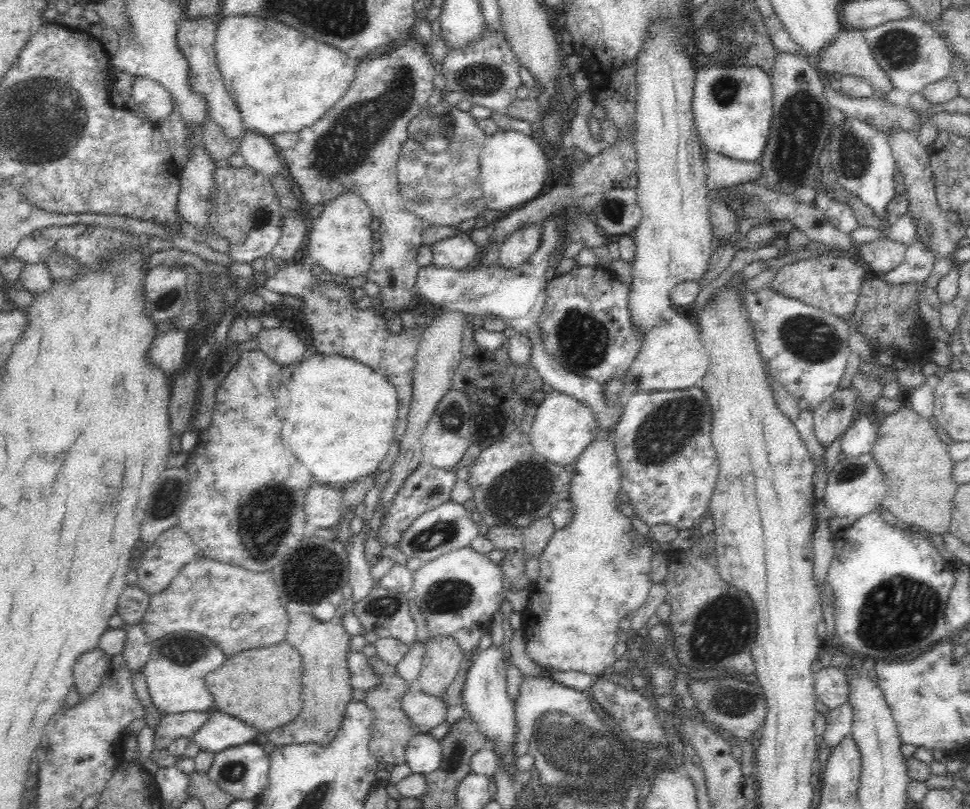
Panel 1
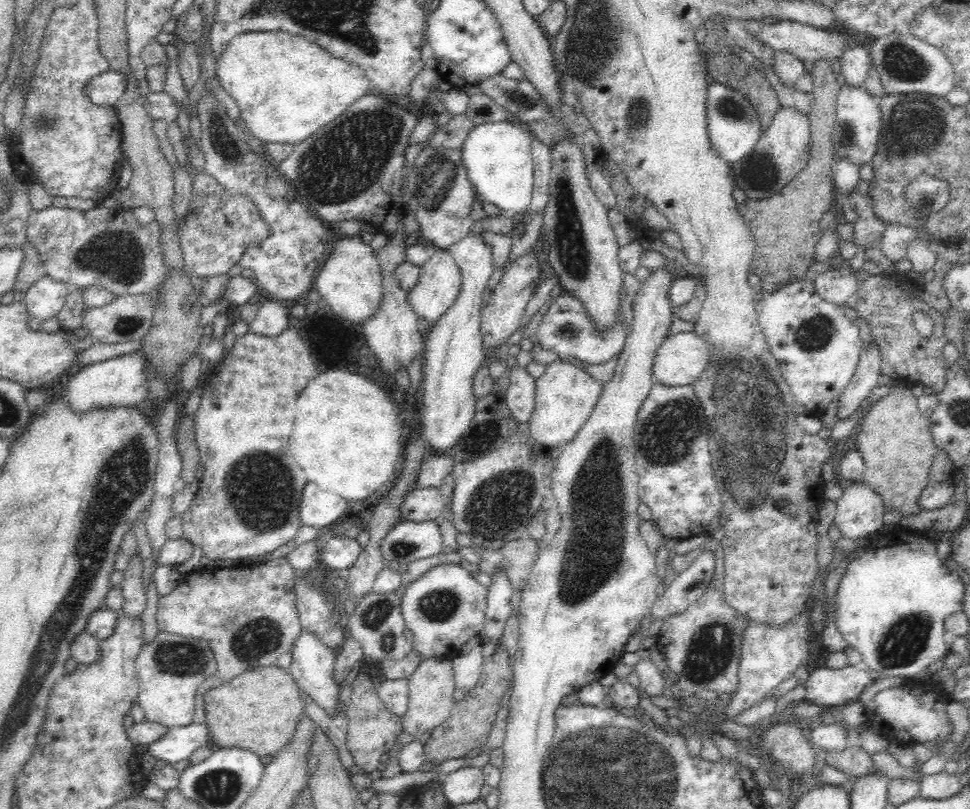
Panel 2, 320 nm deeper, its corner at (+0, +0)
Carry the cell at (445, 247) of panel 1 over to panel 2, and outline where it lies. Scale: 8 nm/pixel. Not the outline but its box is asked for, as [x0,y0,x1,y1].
[407,250,461,322]

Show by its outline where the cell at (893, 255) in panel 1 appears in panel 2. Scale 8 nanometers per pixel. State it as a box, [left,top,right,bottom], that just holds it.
[878,223,923,262]

